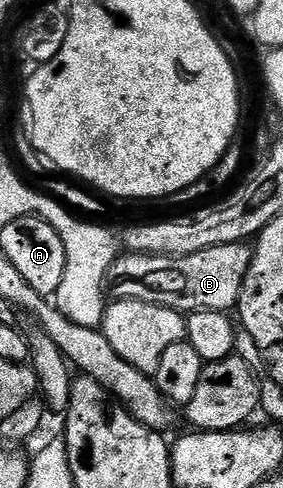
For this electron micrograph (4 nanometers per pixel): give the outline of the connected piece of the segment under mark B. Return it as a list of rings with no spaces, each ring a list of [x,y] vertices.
[[[245,243],[219,245],[191,253],[185,257],[166,255],[118,254],[117,260],[107,269],[105,286],[114,291],[117,299],[138,299],[155,305],[170,307],[182,313],[190,311],[232,312],[236,308],[243,277],[253,260],[254,248]]]

